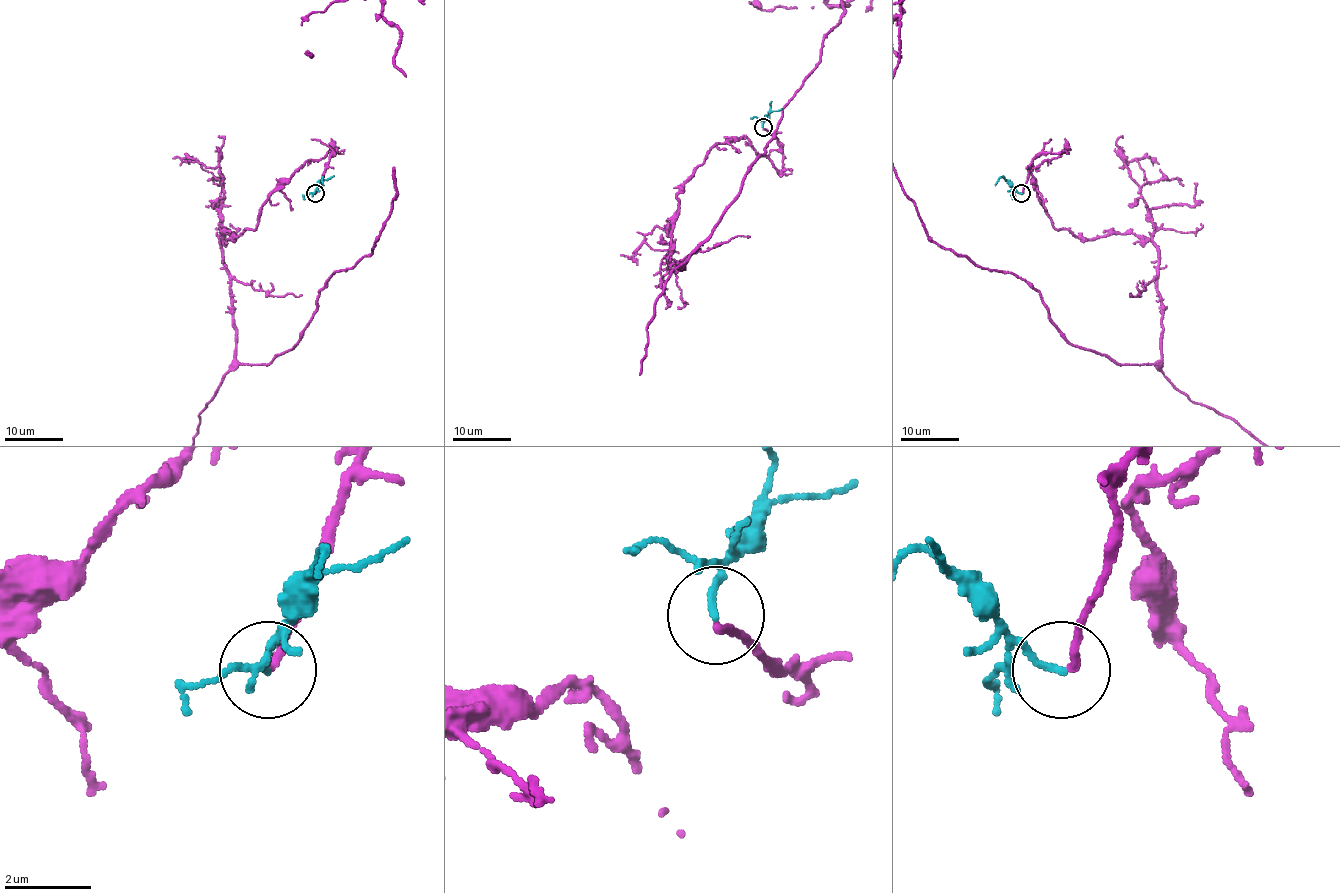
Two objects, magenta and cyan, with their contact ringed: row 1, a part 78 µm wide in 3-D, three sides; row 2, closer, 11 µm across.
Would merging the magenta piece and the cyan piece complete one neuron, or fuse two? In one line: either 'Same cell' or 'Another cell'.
Another cell

